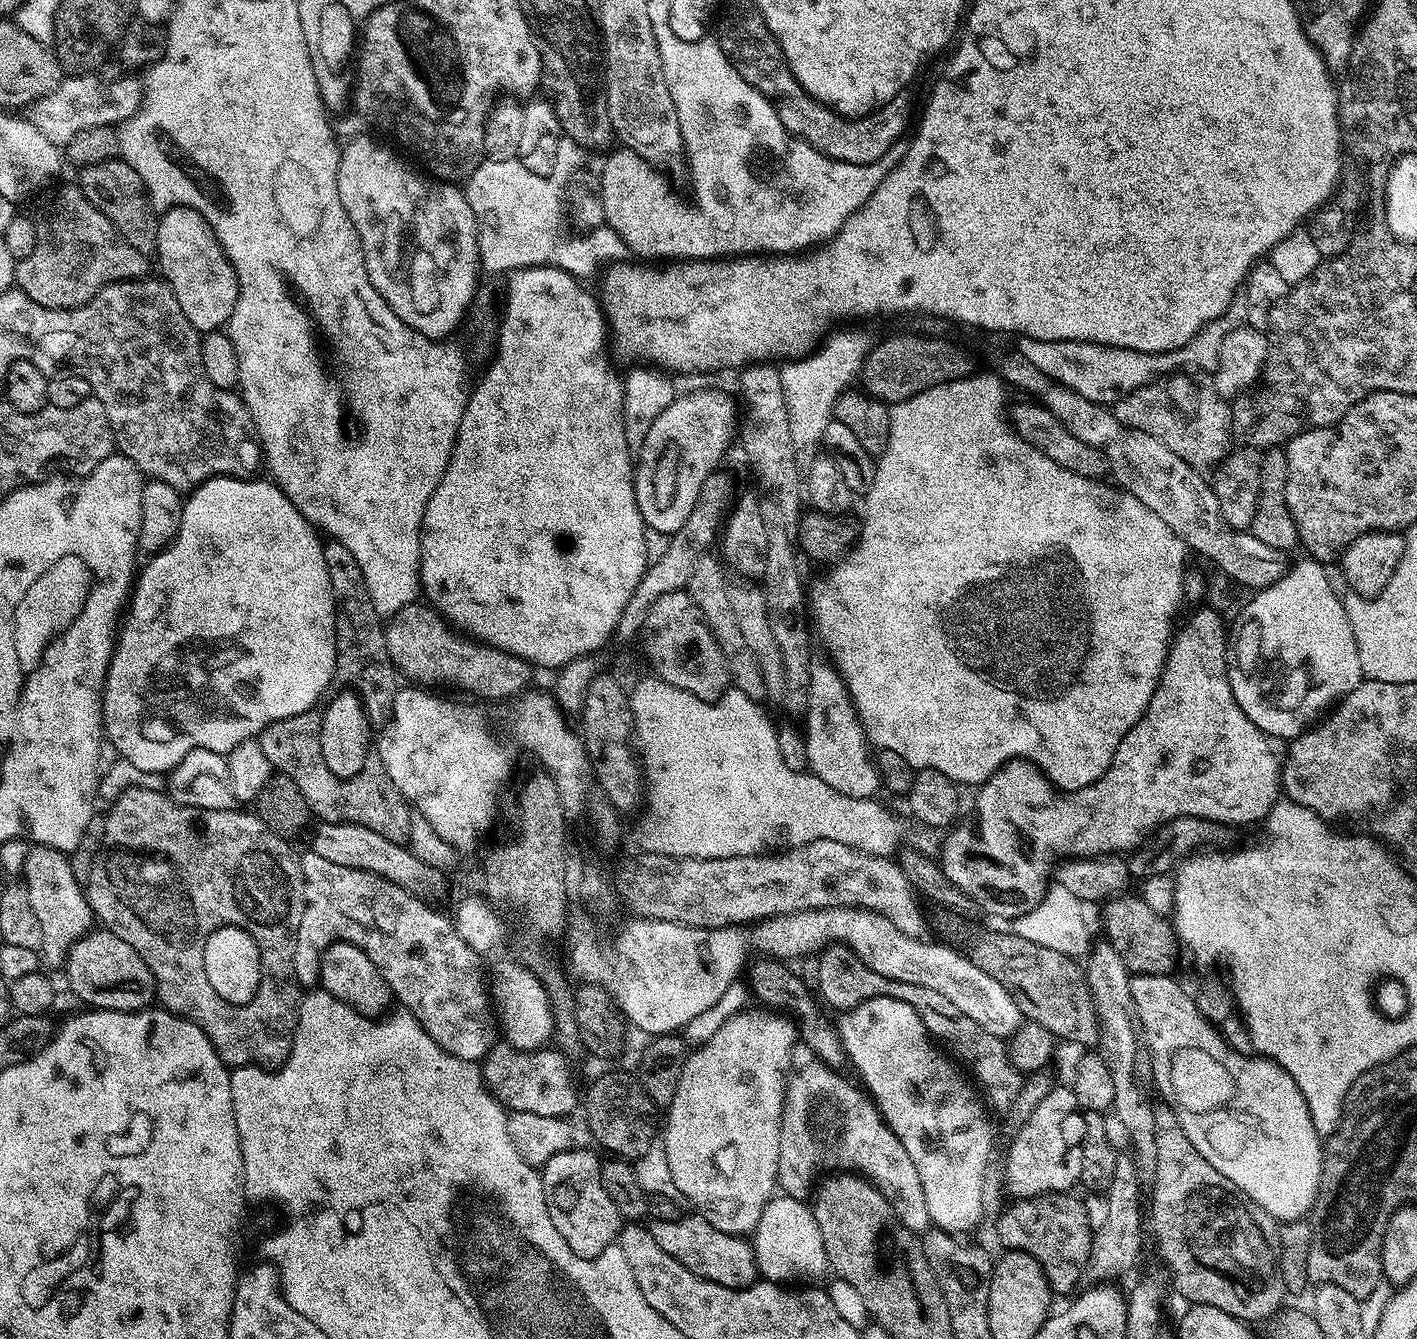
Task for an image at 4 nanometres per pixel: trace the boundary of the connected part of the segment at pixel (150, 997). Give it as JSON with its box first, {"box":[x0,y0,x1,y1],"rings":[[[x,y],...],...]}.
{"box":[62,930,156,1012],"rings":[[[90,930],[68,948],[62,973],[68,979],[68,988],[81,1000],[81,1005],[106,1012],[140,1012],[156,1000],[156,979],[143,958],[122,942],[118,934],[107,930]]]}

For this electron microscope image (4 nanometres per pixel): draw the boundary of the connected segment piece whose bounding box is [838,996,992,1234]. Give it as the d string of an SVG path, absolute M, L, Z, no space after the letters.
M879 996L847 1009L841 1016L844 1017L838 1023L838 1031L844 1053L848 1055L851 1067L860 1071L859 1079L875 1100L880 1115L902 1142L906 1154L910 1154L910 1162L914 1162L914 1170L918 1170L918 1179L922 1181L922 1194L926 1194L926 1210L932 1224L953 1234L974 1231L976 1223L984 1216L984 1175L992 1156L992 1124L984 1113L985 1105L977 1089L937 1047L920 1015L906 1002L893 996Z

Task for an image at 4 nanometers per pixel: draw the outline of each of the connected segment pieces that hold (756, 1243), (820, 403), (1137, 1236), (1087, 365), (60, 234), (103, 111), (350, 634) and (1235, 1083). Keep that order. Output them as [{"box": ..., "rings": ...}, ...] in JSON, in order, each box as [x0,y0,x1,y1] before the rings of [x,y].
[{"box":[750,1194,830,1286],"rings":[[[787,1194],[773,1195],[771,1202],[762,1210],[762,1218],[758,1222],[750,1243],[756,1255],[757,1273],[765,1281],[781,1286],[816,1286],[830,1269],[826,1258],[826,1246],[822,1246],[822,1230],[818,1230],[818,1222],[814,1218],[811,1207],[803,1199]]]},{"box":[780,332,873,470],"rings":[[[840,332],[831,336],[827,337],[828,344],[821,343],[811,354],[789,359],[785,363],[788,365],[780,368],[782,394],[786,394],[786,414],[790,414],[790,442],[796,466],[801,470],[812,467],[821,451],[826,426],[830,426],[834,419],[836,403],[851,385],[848,383],[861,375],[864,360],[873,346],[873,341],[867,340],[860,332]]]},{"box":[1086,1155,1146,1282],"rings":[[[1121,1155],[1110,1178],[1108,1201],[1104,1204],[1104,1221],[1099,1221],[1092,1237],[1092,1249],[1086,1269],[1087,1279],[1092,1282],[1116,1282],[1136,1264],[1140,1256],[1140,1243],[1146,1236],[1146,1220],[1140,1217],[1140,1180],[1135,1176],[1138,1164],[1131,1155]]]},{"box":[1018,294,1246,406],"rings":[[[1240,294],[1222,316],[1217,320],[1211,320],[1186,347],[1180,348],[1177,352],[1139,352],[1073,340],[1042,342],[1025,336],[1019,337],[1018,350],[1053,382],[1063,384],[1090,402],[1111,406],[1144,384],[1159,380],[1162,374],[1172,374],[1177,370],[1192,370],[1188,368],[1201,368],[1202,371],[1211,373],[1216,367],[1217,358],[1220,357],[1222,338],[1226,338],[1230,330],[1241,327],[1246,318],[1246,298]]]},{"box":[15,184,149,308],"rings":[[[75,184],[60,188],[35,217],[36,237],[30,258],[16,266],[15,287],[43,308],[80,308],[100,291],[121,280],[142,280],[149,275],[149,257],[143,256],[98,210]]]},{"box":[30,74,144,146],"rings":[[[128,74],[125,80],[114,81],[109,88],[99,88],[95,75],[65,75],[53,92],[31,105],[30,121],[48,142],[57,146],[67,146],[74,134],[82,134],[82,130],[90,130],[94,126],[119,126],[137,112],[144,97],[143,83],[132,76],[135,75]]]},{"box":[324,539,398,694],"rings":[[[333,539],[324,544],[324,557],[336,603],[336,680],[360,694],[371,688],[395,689],[398,673],[386,650],[385,625],[374,610],[374,602],[370,602],[370,590],[358,561],[342,542]]]},{"box":[1130,974,1324,1222],"rings":[[[1139,974],[1132,976],[1132,985],[1130,986],[1130,994],[1134,994],[1134,1006],[1138,1010],[1138,1018],[1140,1019],[1140,1030],[1144,1038],[1145,1045],[1148,1049],[1148,1057],[1152,1059],[1152,1083],[1155,1091],[1162,1095],[1163,1103],[1174,1110],[1174,1114],[1178,1118],[1178,1122],[1182,1122],[1182,1130],[1186,1130],[1186,1138],[1190,1138],[1190,1142],[1194,1142],[1194,1150],[1198,1150],[1198,1154],[1202,1154],[1202,1158],[1206,1158],[1206,1162],[1210,1162],[1210,1166],[1214,1166],[1214,1170],[1218,1170],[1218,1174],[1222,1174],[1222,1178],[1226,1178],[1231,1182],[1232,1187],[1240,1193],[1241,1196],[1247,1198],[1256,1208],[1266,1210],[1272,1219],[1277,1222],[1285,1220],[1299,1220],[1307,1217],[1312,1211],[1312,1203],[1316,1201],[1316,1195],[1320,1189],[1320,1175],[1322,1174],[1322,1162],[1324,1161],[1324,1146],[1321,1136],[1314,1130],[1314,1122],[1312,1115],[1308,1109],[1306,1098],[1298,1086],[1294,1082],[1294,1078],[1290,1078],[1290,1074],[1285,1068],[1279,1068],[1272,1060],[1265,1060],[1259,1054],[1245,1054],[1236,1052],[1224,1040],[1221,1029],[1217,1027],[1213,1021],[1209,1020],[1207,1015],[1199,1008],[1194,1001],[1188,997],[1188,992],[1176,980],[1171,980],[1171,975],[1162,976],[1142,976]]]}]

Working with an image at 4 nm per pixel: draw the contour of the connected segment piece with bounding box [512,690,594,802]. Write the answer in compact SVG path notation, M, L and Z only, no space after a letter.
M525 691L515 701L516 717L512 720L512 732L526 751L533 752L540 759L539 767L550 773L565 801L580 800L587 794L588 787L594 784L594 769L583 739L564 725L562 709L549 693L547 696L544 692L532 691Z

